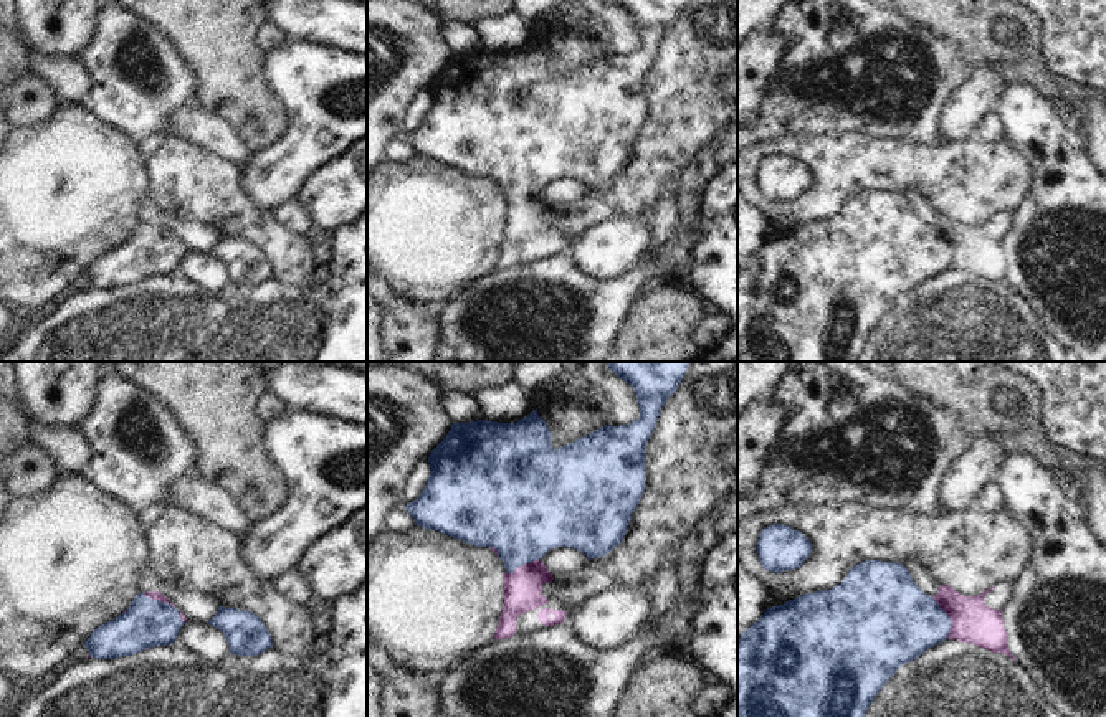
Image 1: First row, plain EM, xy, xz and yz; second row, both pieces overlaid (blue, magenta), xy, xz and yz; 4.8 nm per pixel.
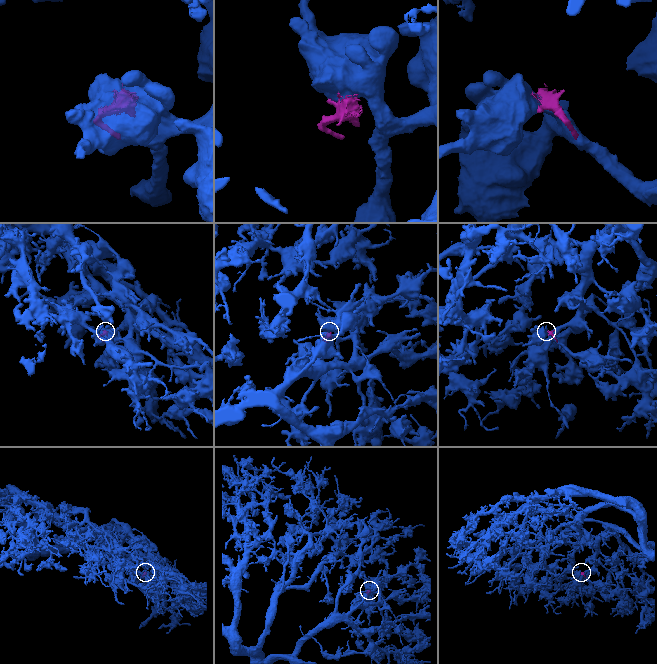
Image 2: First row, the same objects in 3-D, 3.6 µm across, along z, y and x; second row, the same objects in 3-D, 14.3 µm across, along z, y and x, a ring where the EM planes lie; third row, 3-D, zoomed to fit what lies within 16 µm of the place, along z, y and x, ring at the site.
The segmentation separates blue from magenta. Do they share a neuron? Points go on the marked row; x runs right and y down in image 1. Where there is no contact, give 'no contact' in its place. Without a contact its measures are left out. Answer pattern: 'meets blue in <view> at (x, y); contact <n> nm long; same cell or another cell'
meets blue in yz at (949, 618); contact 220 nm long; same cell

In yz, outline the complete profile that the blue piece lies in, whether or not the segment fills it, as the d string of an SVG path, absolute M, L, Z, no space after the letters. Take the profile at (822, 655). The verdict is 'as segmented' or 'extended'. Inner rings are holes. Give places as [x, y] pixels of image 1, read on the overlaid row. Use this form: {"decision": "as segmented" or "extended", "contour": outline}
{"decision": "extended", "contour": "M866 560L832 590L805 593L767 608L757 623L741 633L737 643L737 717L866 717L873 699L901 666L946 639L972 643L1017 661L1008 648L1002 610L985 605L985 595L992 590L994 586L982 595L965 596L951 585L941 585L939 593L929 596L904 565Z"}

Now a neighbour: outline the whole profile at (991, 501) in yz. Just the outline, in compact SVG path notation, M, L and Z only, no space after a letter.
M995 481L980 492L975 507L984 514L1000 514L1005 510L1005 499Z

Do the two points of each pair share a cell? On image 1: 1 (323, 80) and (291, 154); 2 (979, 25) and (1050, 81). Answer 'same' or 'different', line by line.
1: same
2: same

